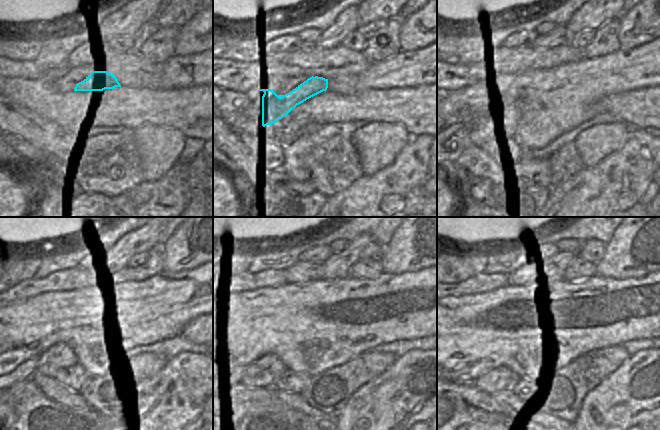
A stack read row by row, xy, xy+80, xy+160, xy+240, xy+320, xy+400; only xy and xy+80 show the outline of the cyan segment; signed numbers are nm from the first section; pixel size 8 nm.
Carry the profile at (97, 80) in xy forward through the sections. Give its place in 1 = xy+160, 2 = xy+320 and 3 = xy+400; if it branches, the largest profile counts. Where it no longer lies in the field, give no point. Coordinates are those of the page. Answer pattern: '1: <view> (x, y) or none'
1: xy+160 (507, 118)
2: xy+320 (265, 372)
3: xy+400 (501, 378)

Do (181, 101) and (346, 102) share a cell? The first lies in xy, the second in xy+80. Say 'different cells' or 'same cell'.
same cell

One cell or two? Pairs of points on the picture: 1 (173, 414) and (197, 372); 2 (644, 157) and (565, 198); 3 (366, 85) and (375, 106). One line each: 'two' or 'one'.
1: one
2: one
3: two

